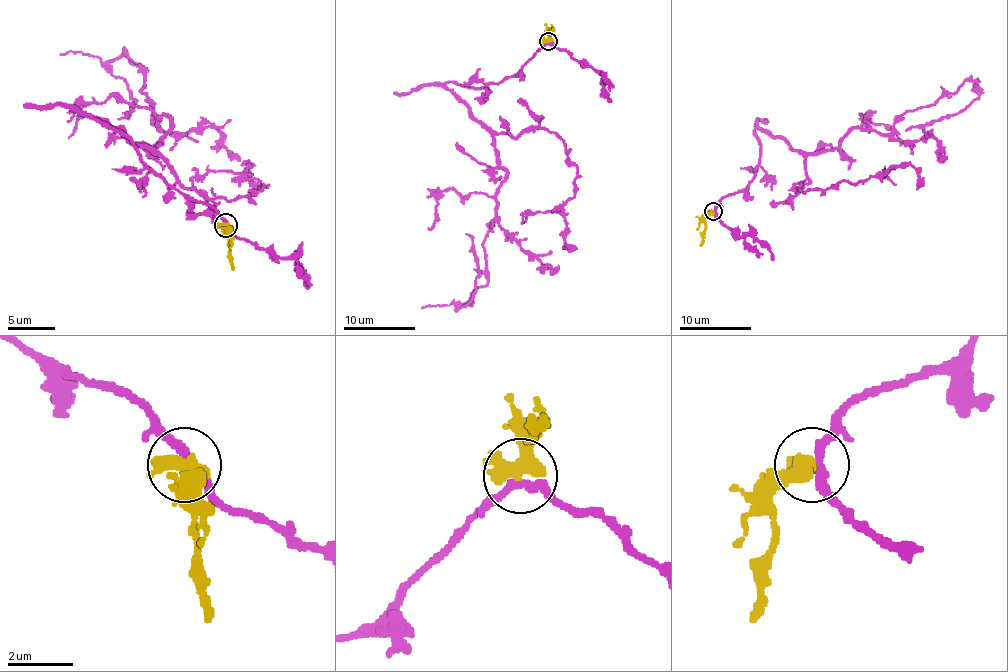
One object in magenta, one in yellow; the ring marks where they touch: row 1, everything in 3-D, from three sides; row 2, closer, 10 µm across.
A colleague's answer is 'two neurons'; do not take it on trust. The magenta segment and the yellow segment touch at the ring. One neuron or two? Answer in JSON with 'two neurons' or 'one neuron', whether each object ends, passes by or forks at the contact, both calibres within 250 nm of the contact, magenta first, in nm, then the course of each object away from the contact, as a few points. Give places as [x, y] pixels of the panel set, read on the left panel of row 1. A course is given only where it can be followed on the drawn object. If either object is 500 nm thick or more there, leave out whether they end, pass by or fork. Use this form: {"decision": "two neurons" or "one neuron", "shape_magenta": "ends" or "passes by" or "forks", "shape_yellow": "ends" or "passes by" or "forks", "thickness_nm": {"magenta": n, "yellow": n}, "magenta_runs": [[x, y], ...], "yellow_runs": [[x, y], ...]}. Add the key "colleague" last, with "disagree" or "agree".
{"decision": "one neuron", "shape_magenta": "passes by", "shape_yellow": "passes by", "thickness_nm": {"magenta": 240, "yellow": 480}, "magenta_runs": [[225, 223], [91, 118], [150, 148], [171, 129], [124, 54], [110, 63], [133, 103], [117, 120]], "yellow_runs": [[225, 226], [232, 270]], "colleague": "disagree"}

